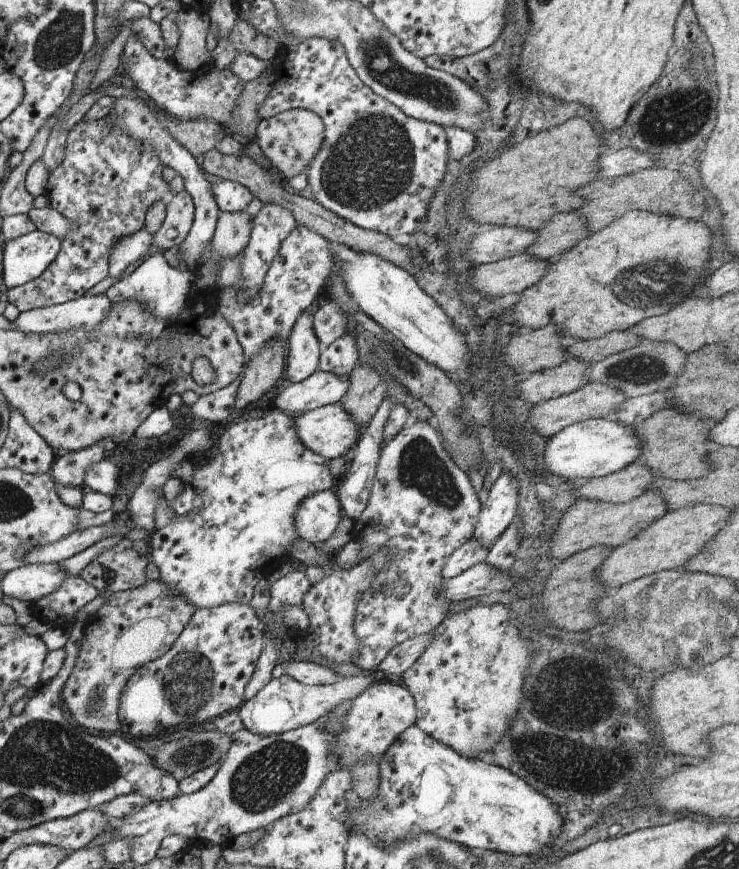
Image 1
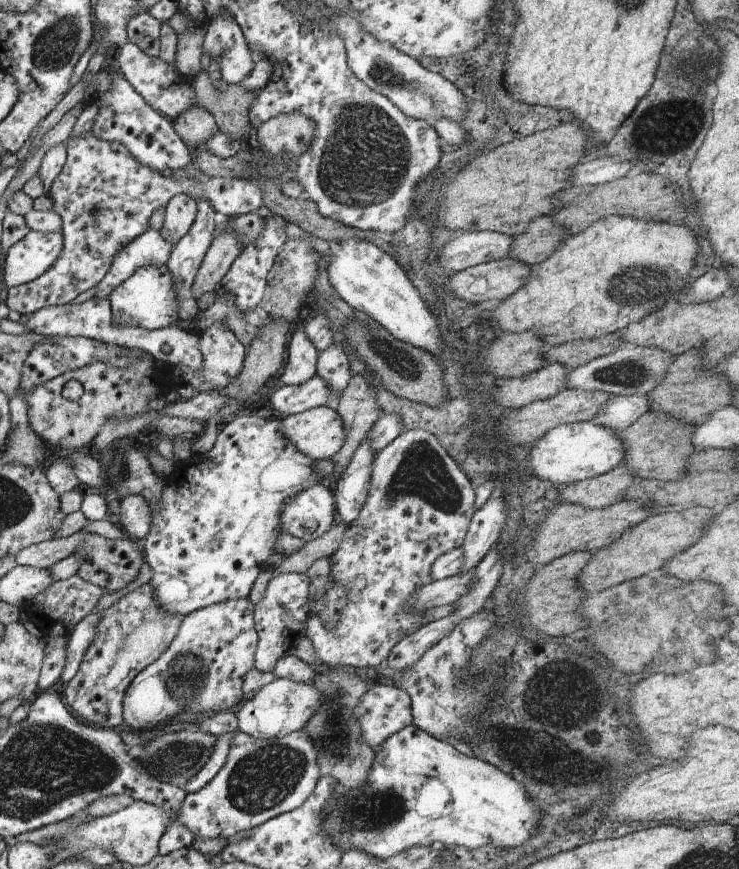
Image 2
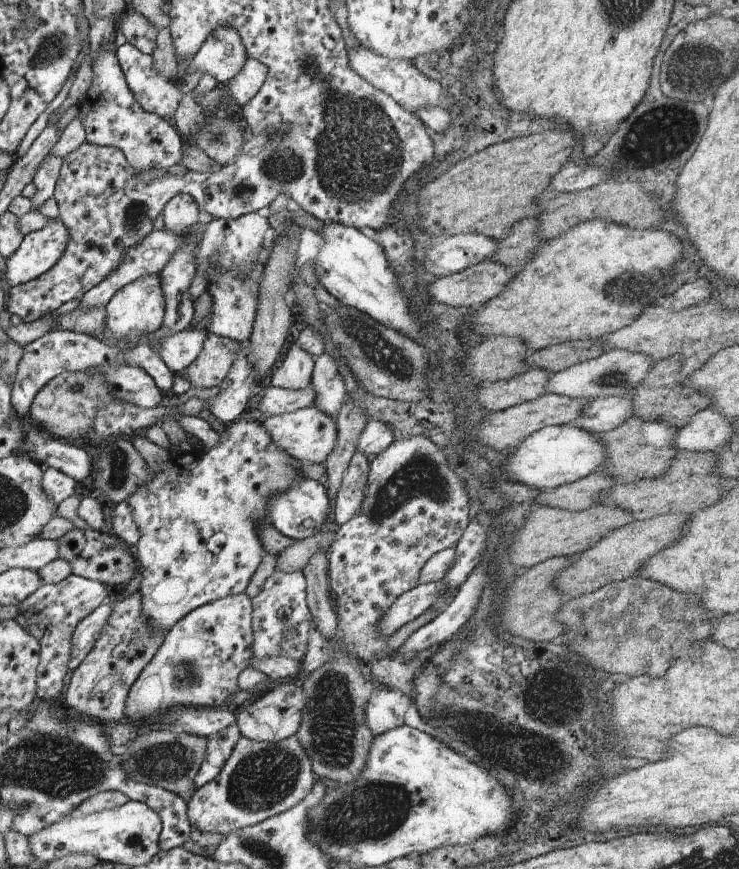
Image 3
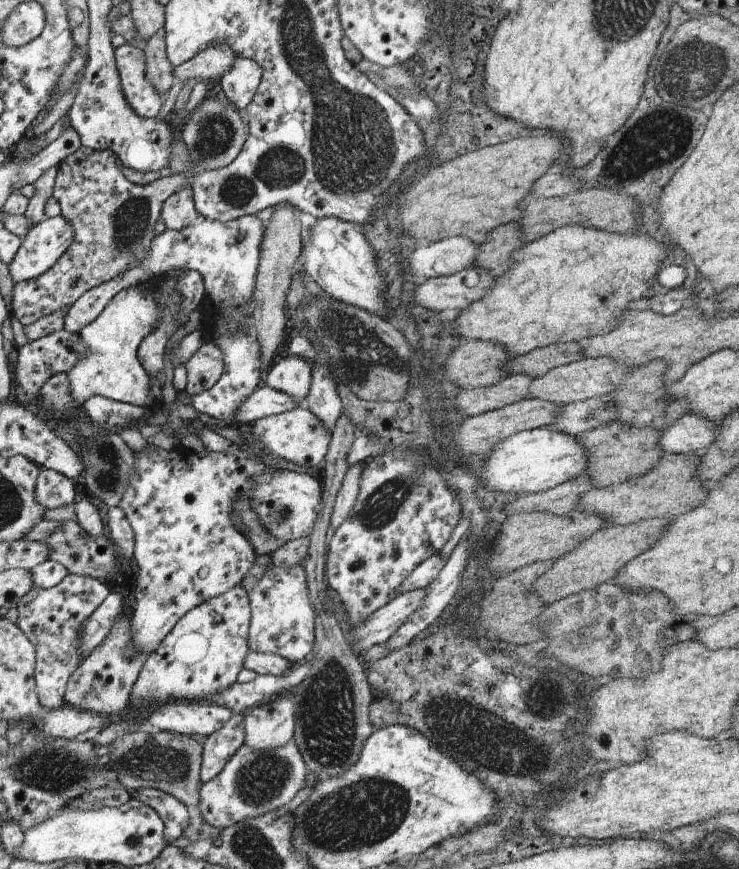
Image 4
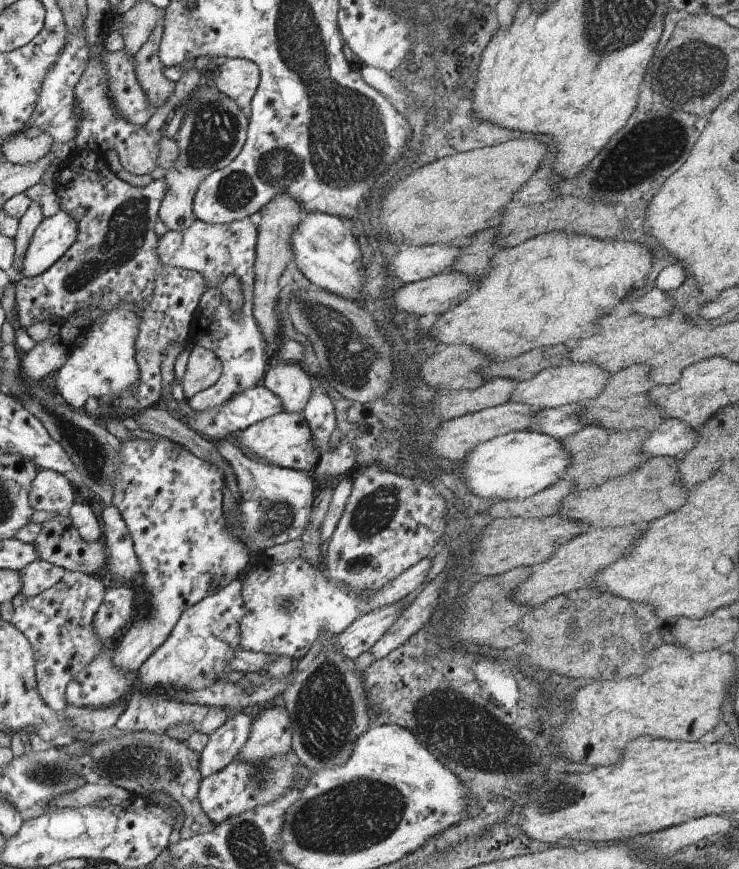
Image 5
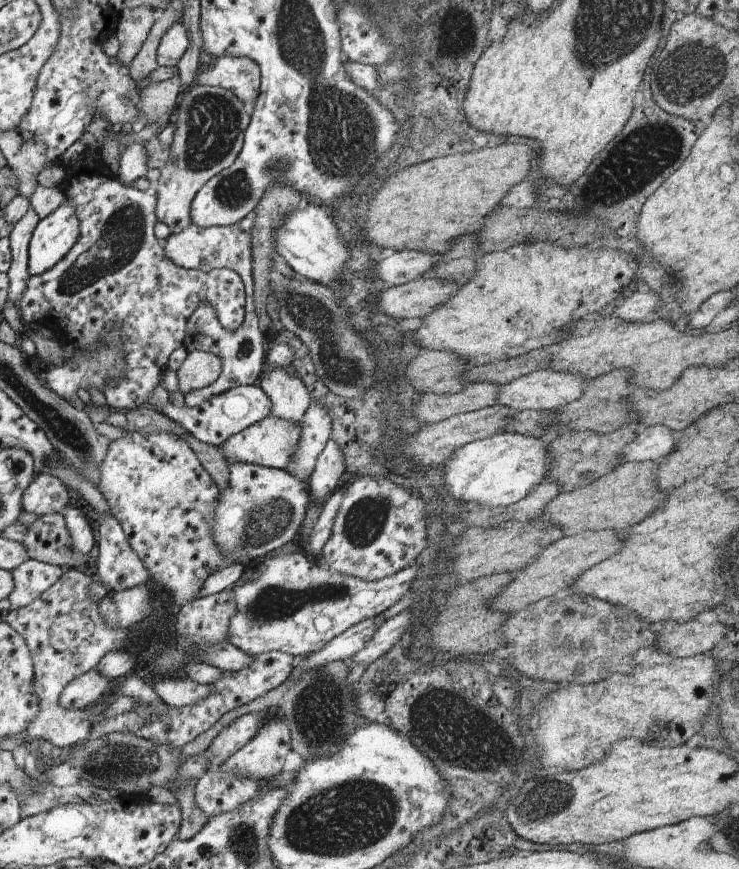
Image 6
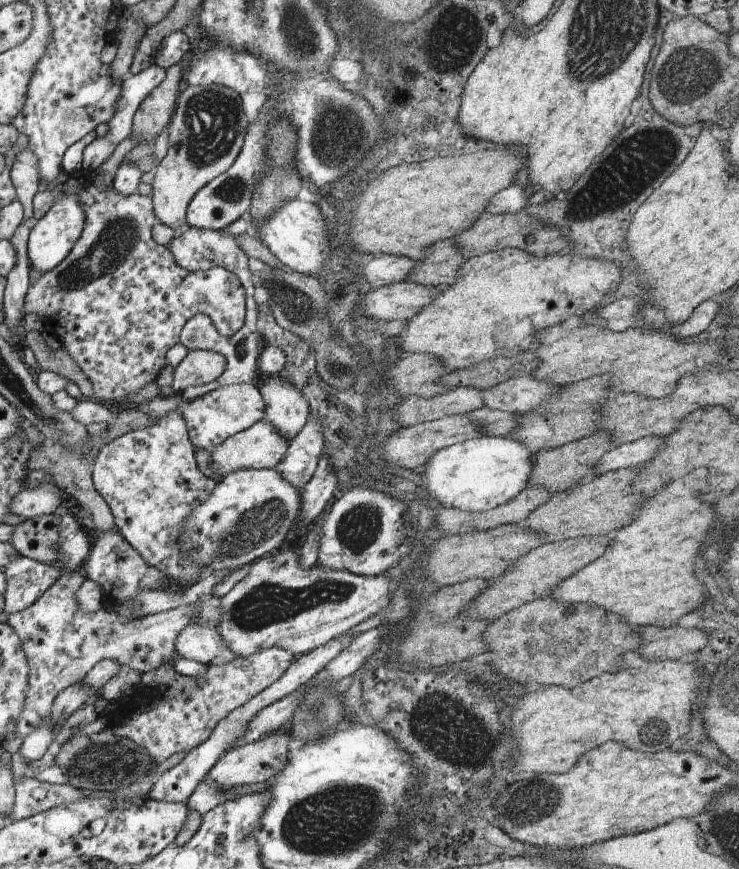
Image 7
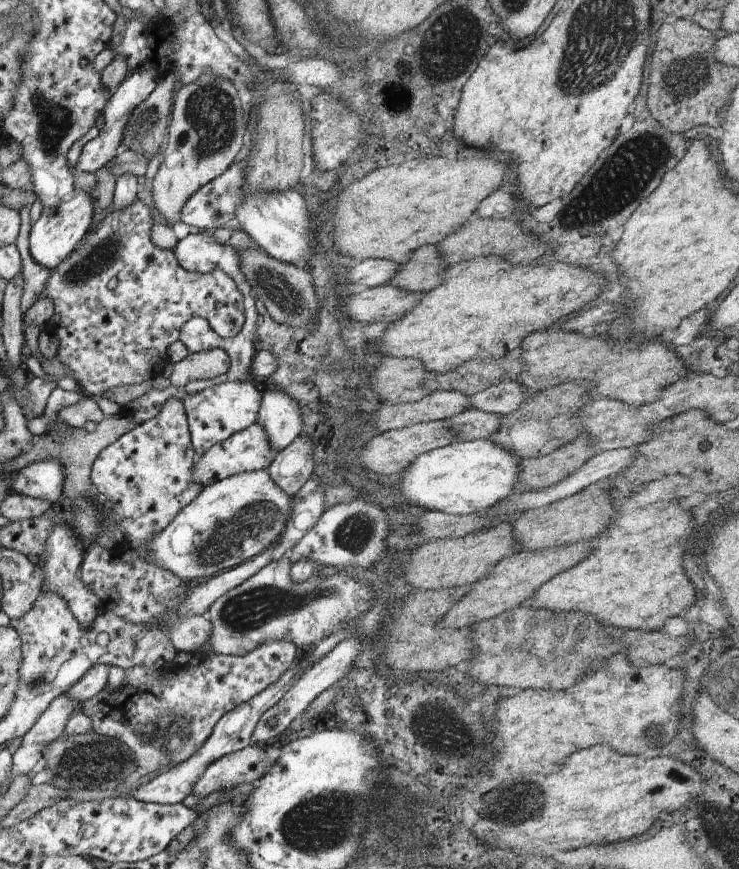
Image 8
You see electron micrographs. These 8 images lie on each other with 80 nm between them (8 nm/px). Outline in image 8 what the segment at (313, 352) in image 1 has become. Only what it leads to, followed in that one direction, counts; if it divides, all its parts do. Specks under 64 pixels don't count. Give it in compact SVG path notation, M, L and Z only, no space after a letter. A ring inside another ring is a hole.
M266 390L257 423L264 427L273 451L280 454L301 434L304 422L298 402L281 390Z

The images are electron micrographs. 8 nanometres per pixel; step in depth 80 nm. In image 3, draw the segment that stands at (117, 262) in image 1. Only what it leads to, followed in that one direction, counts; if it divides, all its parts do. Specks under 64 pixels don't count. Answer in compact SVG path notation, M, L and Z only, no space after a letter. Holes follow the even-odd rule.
M153 230L148 236L143 238L134 248L130 249L124 260L116 270L113 270L104 281L89 289L80 303L79 307L99 307L106 306L112 295L123 286L136 280L138 277L152 273L160 274L161 270L168 264L171 256L180 248L184 236L175 235L166 230Z

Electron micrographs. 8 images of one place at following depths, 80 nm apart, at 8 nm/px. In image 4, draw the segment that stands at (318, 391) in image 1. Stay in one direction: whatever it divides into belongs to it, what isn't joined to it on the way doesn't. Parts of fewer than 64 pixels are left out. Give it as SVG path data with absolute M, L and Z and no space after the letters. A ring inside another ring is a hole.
M268 385L257 387L256 390L243 401L235 414L234 426L248 428L253 422L264 417L272 417L286 411L291 411L298 406L295 398L289 394L276 390Z

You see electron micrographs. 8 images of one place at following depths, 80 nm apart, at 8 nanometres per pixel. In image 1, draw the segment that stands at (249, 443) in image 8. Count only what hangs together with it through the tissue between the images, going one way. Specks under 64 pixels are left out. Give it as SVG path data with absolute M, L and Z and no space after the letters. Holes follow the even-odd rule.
M340 403L296 415L294 422L302 444L327 460L350 455L360 438L361 429Z

